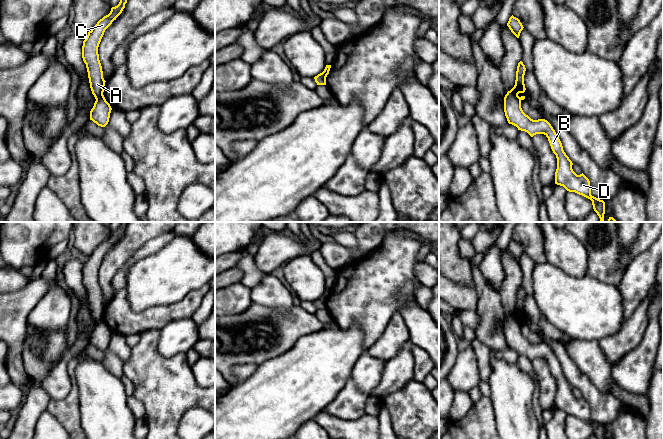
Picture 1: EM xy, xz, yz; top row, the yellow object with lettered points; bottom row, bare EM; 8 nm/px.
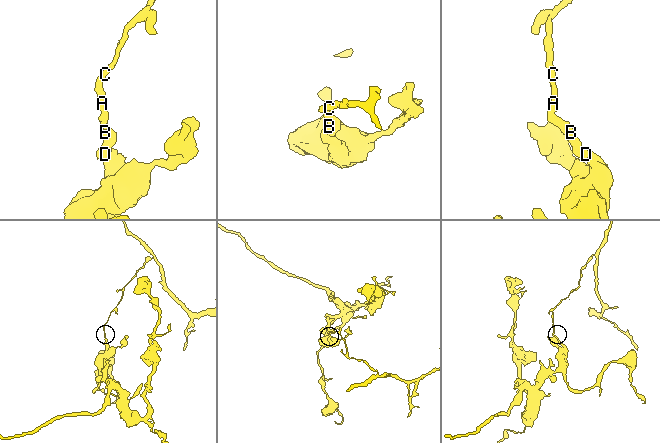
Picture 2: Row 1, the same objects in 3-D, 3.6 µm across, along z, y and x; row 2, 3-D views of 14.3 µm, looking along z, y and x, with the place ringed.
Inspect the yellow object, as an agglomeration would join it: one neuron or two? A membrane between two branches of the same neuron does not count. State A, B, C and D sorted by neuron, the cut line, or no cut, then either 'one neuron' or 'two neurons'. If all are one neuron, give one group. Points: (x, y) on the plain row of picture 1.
A C / B D; cut in yz along (510, 314), (517, 319); two neurons

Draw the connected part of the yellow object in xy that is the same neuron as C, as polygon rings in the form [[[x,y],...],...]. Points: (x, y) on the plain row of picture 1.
[[[120,222],[119,228],[112,231],[110,237],[97,246],[97,248],[88,256],[86,263],[83,265],[82,282],[86,288],[90,312],[95,323],[98,323],[103,318],[106,306],[103,302],[98,271],[105,254],[122,237],[127,224],[128,222]]]

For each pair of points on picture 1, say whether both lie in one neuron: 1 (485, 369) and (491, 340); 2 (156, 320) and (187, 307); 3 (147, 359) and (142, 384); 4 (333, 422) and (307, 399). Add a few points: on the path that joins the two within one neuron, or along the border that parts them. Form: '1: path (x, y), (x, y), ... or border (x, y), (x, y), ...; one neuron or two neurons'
1: border (476, 338), (490, 349); two neurons
2: path (164, 315), (179, 310); one neuron
3: path (147, 365), (147, 378); one neuron
4: border (323, 409), (313, 419); two neurons

